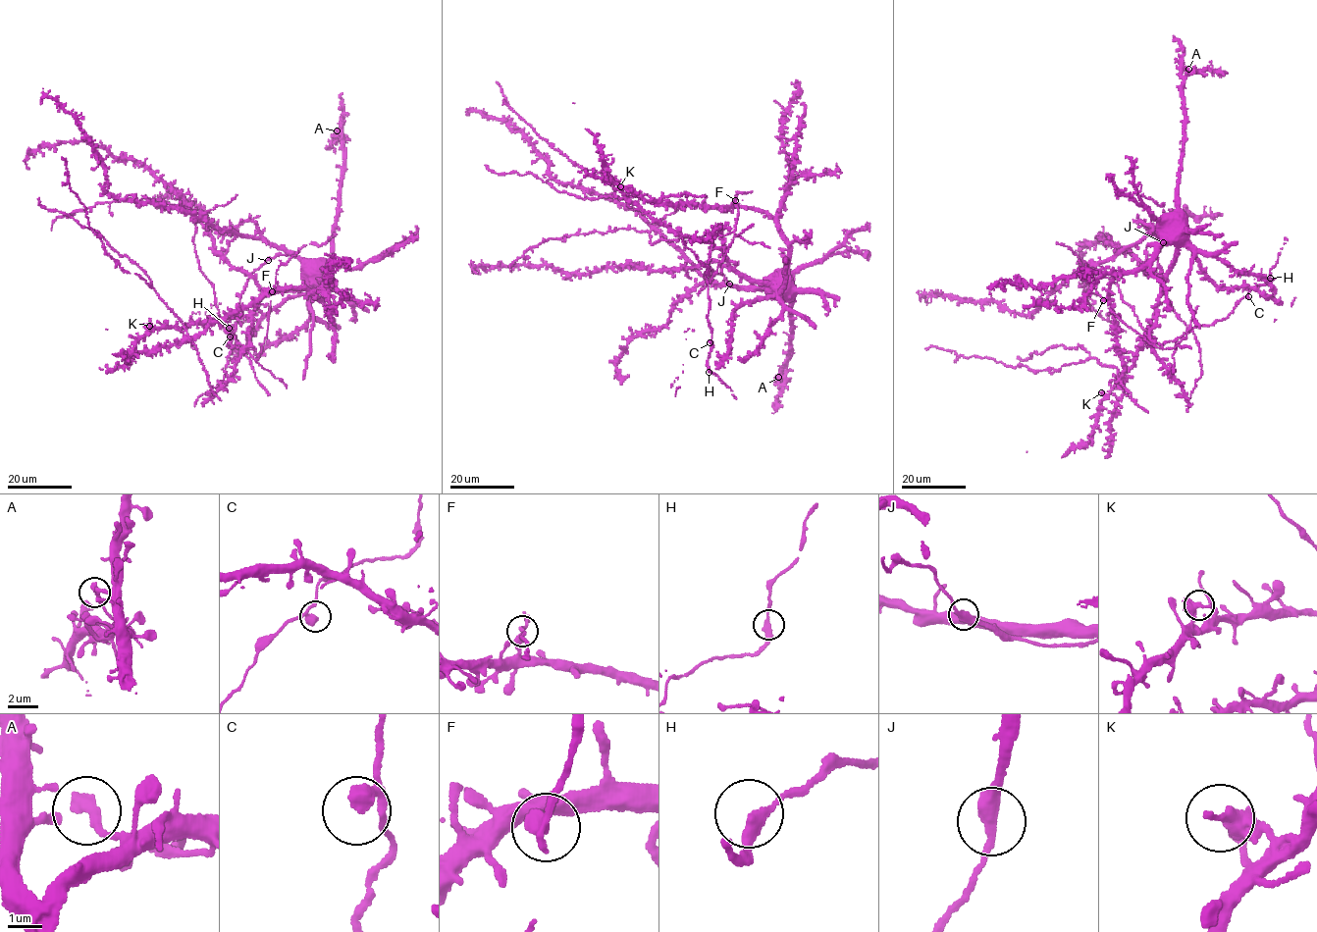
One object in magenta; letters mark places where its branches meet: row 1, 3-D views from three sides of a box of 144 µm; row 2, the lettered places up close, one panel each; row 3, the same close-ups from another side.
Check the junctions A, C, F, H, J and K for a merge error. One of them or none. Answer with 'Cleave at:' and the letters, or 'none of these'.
Cleave at: none of these

